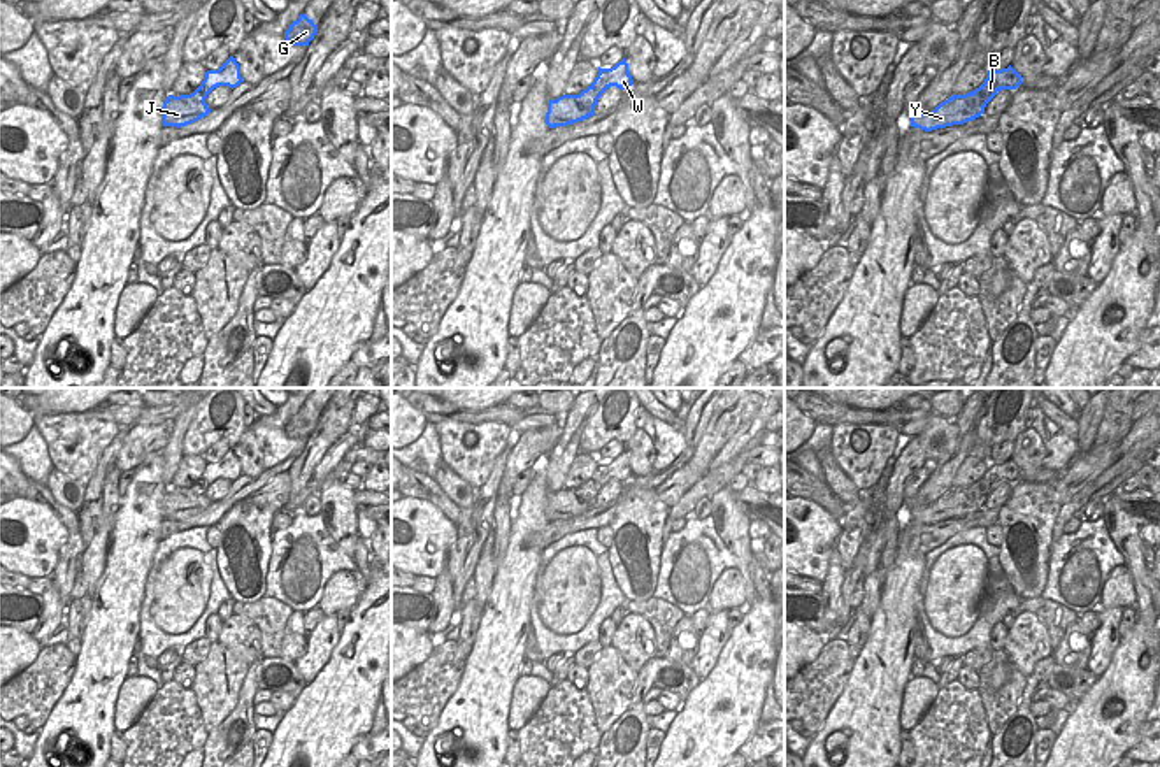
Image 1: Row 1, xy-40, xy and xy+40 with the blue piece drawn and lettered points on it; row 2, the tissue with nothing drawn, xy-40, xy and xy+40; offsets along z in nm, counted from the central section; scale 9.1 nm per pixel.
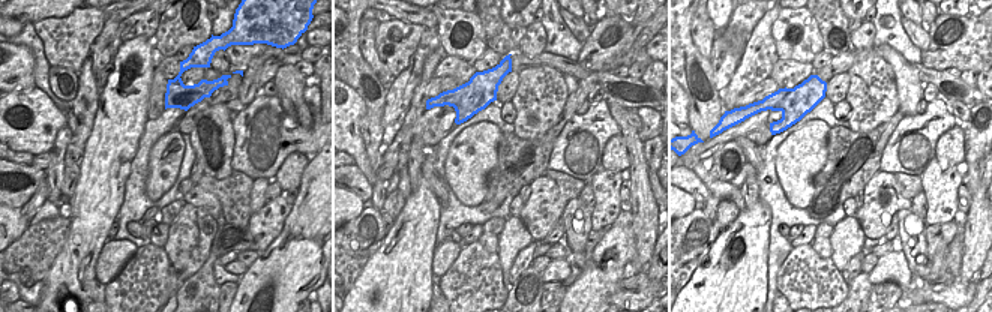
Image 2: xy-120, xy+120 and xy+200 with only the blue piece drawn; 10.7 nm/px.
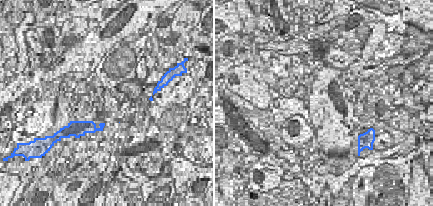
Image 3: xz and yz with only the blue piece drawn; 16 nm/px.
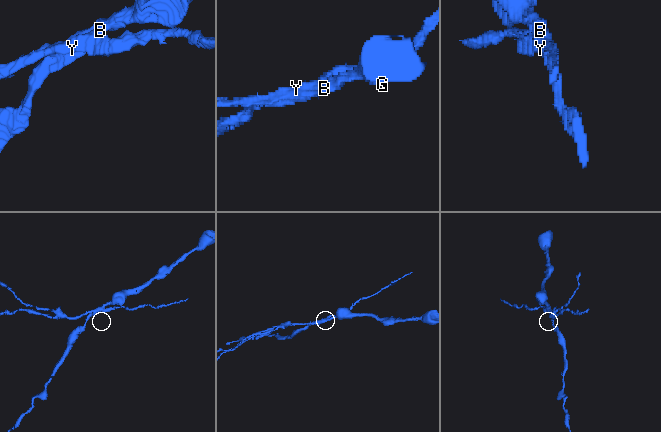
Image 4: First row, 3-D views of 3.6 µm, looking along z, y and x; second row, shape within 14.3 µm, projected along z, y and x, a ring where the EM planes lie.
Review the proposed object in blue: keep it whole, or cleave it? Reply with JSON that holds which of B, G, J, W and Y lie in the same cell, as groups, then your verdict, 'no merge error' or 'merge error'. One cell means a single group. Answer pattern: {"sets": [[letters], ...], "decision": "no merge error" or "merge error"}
{"sets": [["B", "G", "W"], ["J", "Y"]], "decision": "merge error"}

